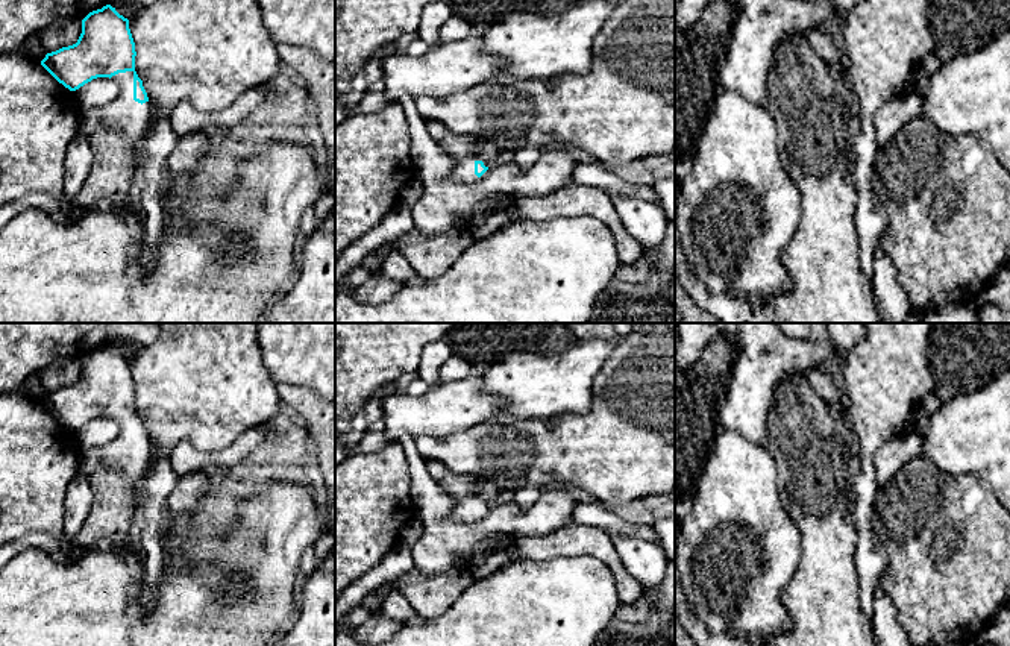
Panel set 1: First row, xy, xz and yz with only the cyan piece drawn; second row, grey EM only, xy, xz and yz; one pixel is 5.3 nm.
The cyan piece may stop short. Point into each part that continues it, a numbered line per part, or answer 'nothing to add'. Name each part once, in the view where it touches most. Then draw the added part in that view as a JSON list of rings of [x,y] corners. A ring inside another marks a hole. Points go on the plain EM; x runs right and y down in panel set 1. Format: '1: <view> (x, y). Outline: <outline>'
1: xy (132, 458). Outline: [[[133,411],[118,412],[111,420],[120,426],[117,438],[108,446],[82,450],[83,470],[105,463],[120,470],[129,487],[140,488],[152,461],[150,441],[133,440]]]

